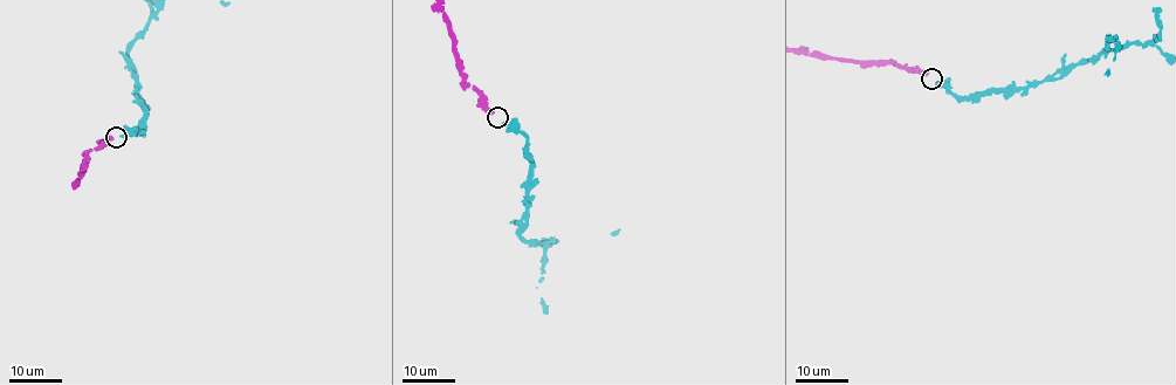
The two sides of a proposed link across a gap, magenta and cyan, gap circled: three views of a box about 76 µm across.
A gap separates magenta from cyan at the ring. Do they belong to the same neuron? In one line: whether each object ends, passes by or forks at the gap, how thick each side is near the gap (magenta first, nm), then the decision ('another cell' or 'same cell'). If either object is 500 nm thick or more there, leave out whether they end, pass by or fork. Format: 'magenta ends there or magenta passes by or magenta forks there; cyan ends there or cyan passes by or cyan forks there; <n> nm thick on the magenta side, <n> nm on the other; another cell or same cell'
500 nm thick on the magenta side, 280 nm on the other; same cell

